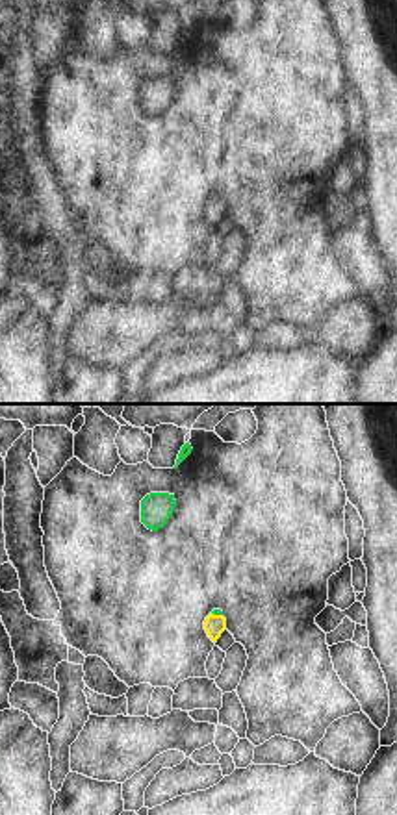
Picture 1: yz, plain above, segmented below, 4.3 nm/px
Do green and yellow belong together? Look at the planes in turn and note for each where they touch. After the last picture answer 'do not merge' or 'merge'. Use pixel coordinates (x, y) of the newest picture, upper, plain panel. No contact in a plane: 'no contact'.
contact (217, 199)

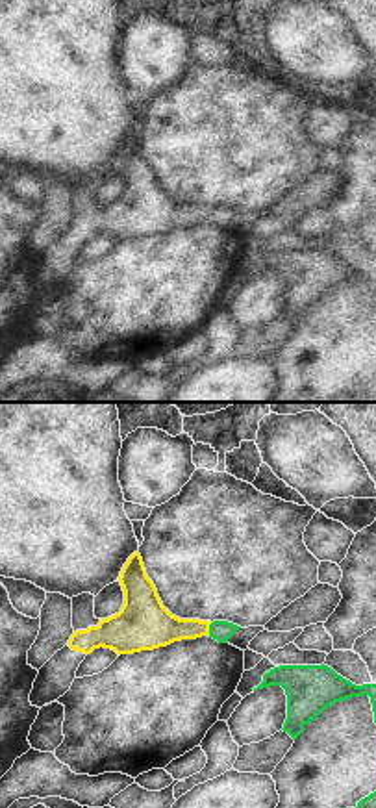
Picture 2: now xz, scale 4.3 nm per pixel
contact (210, 214)

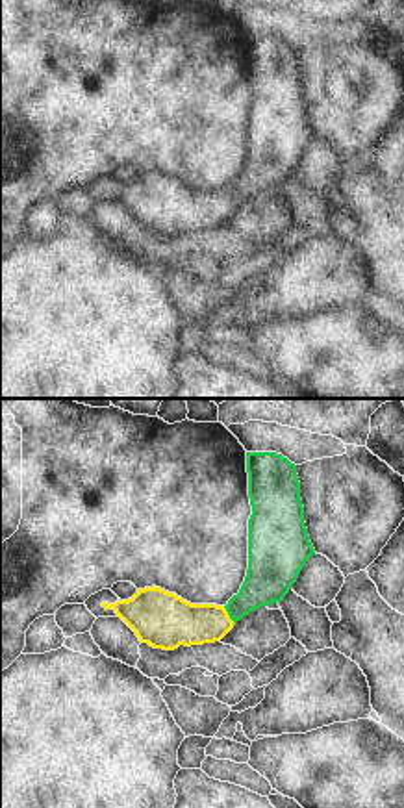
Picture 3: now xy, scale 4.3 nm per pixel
contact (228, 199)

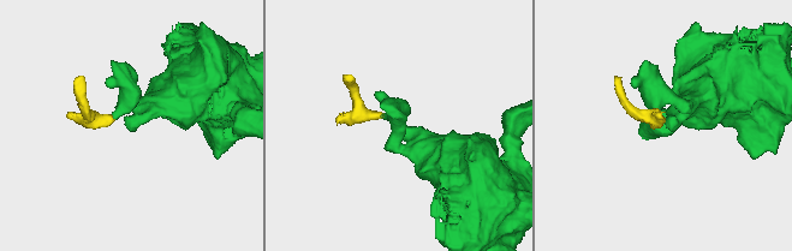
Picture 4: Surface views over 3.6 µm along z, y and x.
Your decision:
merge

